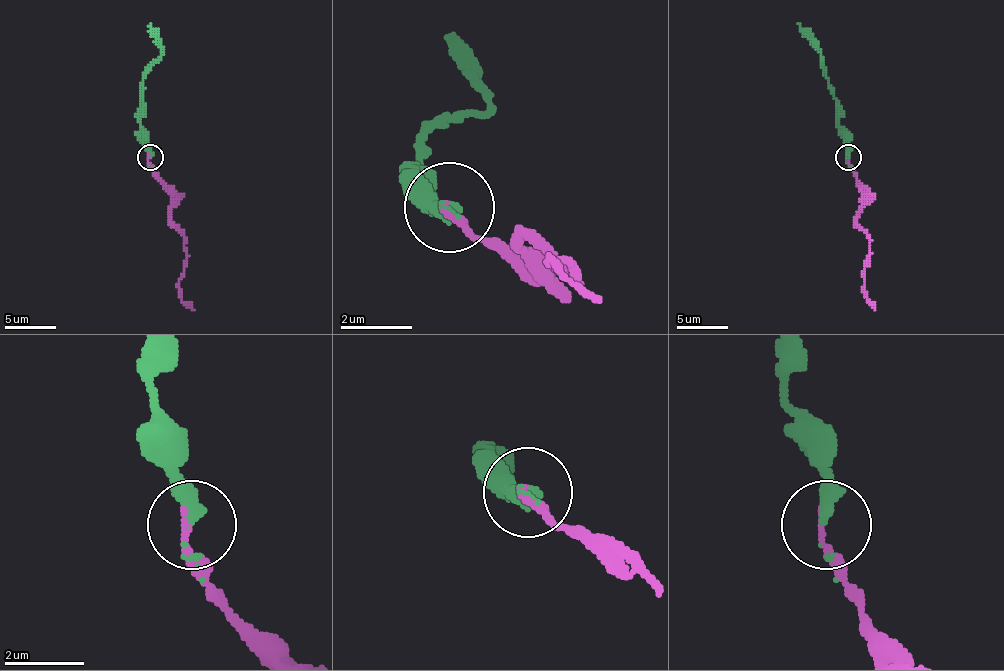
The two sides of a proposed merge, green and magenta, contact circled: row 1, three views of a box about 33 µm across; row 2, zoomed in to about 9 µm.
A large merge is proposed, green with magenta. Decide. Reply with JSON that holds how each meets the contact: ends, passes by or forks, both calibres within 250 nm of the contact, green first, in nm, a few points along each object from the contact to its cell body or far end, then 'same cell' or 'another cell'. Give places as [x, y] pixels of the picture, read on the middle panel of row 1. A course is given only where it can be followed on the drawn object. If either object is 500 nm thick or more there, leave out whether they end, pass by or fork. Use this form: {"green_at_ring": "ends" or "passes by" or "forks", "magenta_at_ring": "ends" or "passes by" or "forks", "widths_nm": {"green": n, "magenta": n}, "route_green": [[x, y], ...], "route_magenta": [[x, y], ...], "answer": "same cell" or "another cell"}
{"green_at_ring": "passes by", "magenta_at_ring": "ends", "widths_nm": {"green": 240, "magenta": 170}, "route_green": [[451, 209], [442, 209], [415, 173], [415, 146], [487, 110], [451, 29]], "route_magenta": [[451, 200], [442, 209], [523, 254], [523, 236], [568, 281], [577, 281], [568, 263], [550, 263], [604, 299]], "answer": "same cell"}

